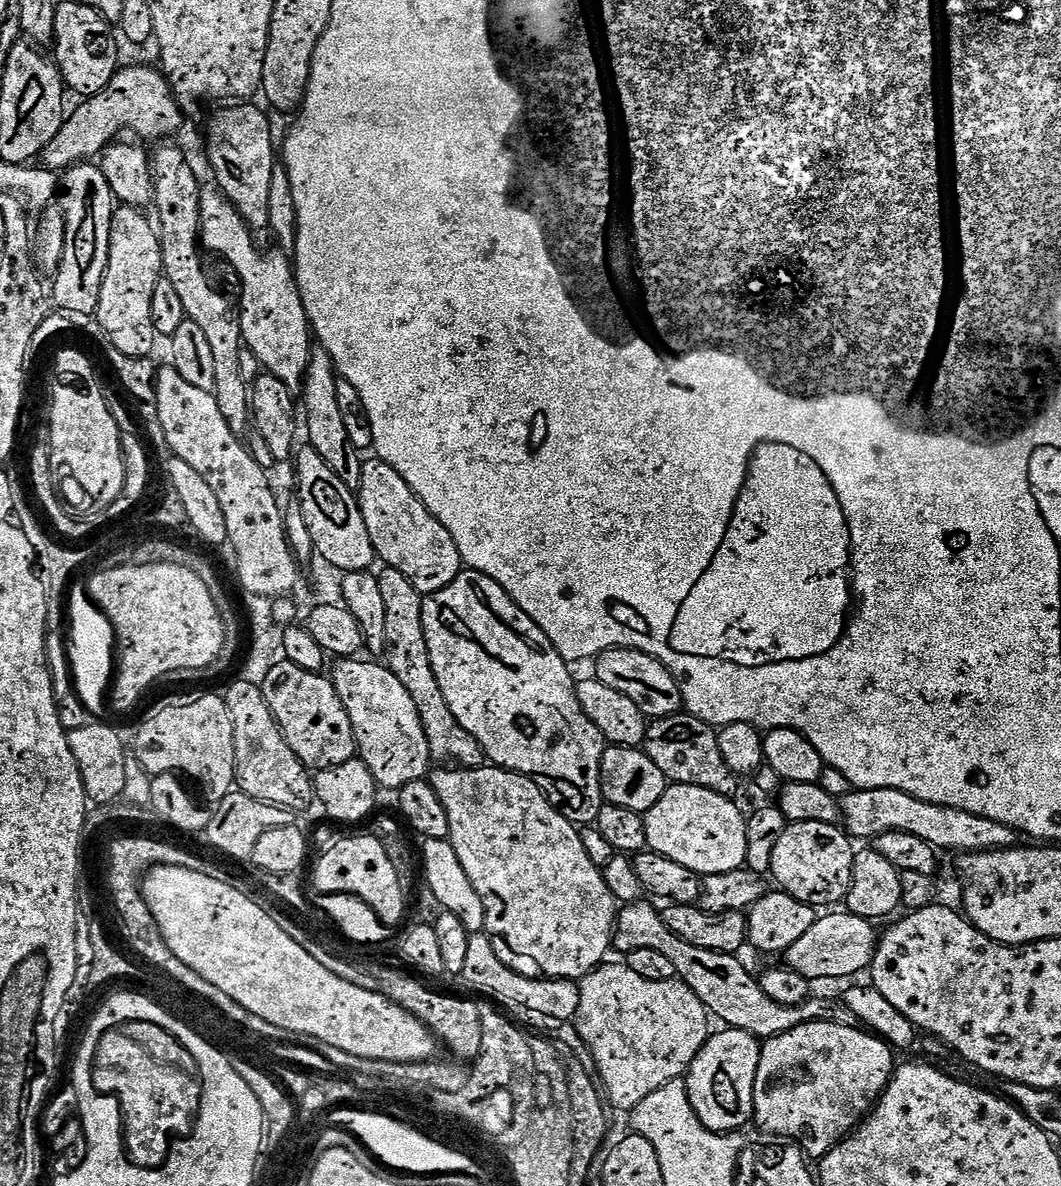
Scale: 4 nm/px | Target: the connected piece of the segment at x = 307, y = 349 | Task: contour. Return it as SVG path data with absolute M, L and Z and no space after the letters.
M215 187L202 192L202 240L212 252L221 252L240 275L244 293L238 300L240 329L247 351L258 358L267 375L286 382L293 394L301 391L308 363L314 351L314 333L304 309L304 296L300 291L294 264L280 252L259 252L257 237L244 221L242 214Z

